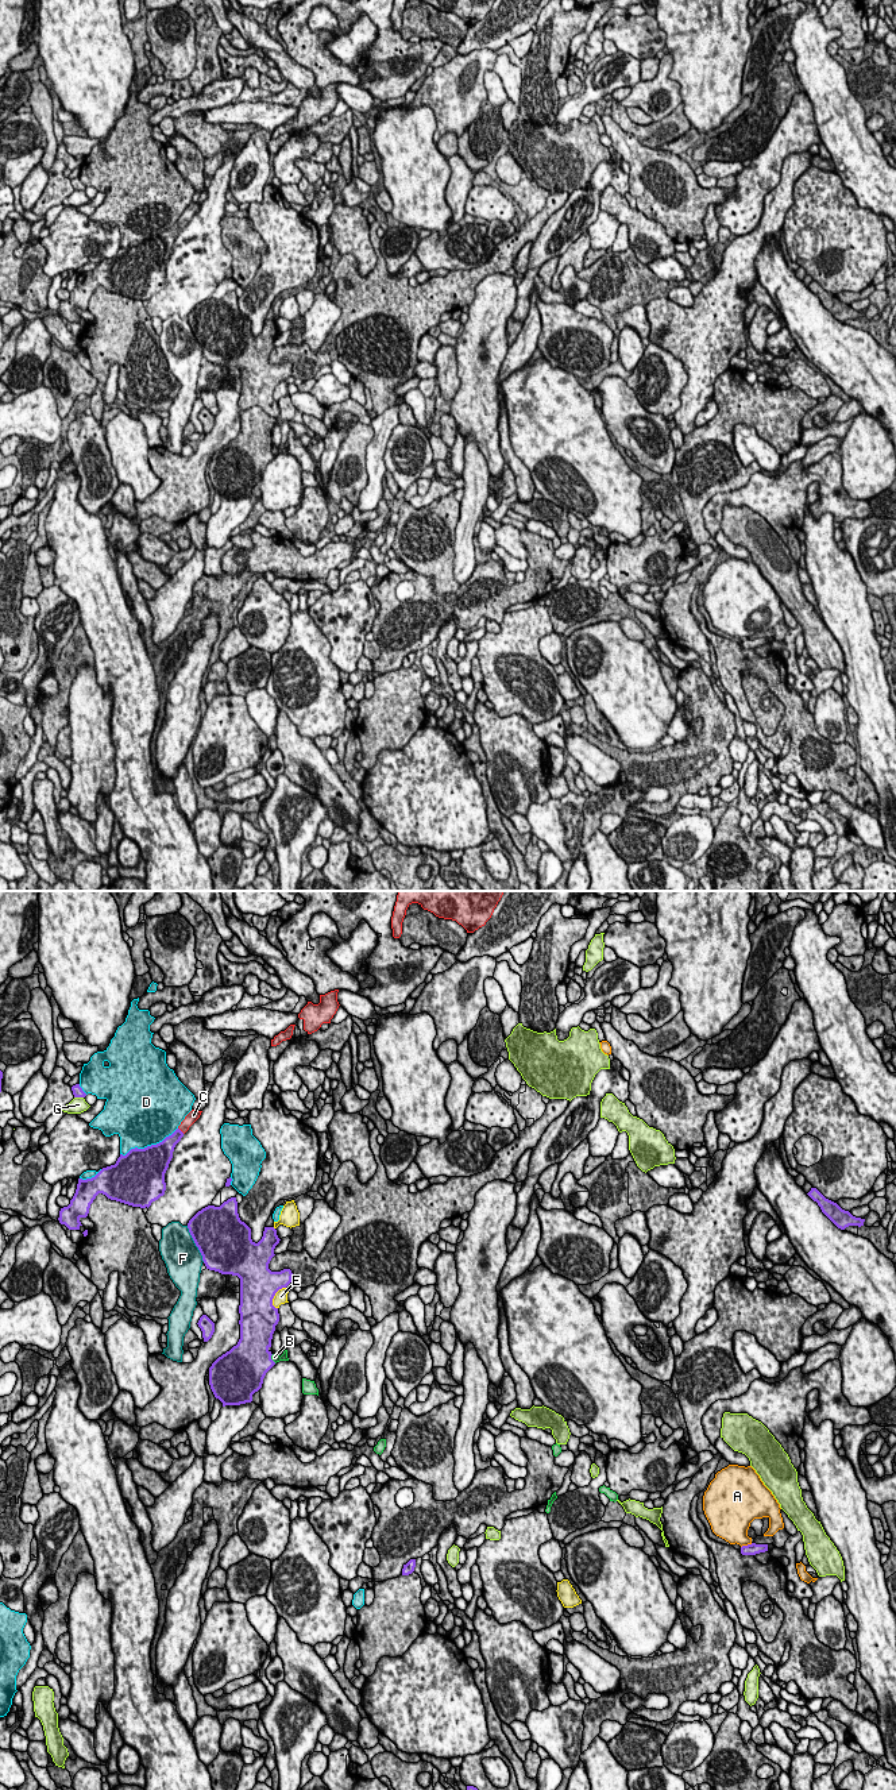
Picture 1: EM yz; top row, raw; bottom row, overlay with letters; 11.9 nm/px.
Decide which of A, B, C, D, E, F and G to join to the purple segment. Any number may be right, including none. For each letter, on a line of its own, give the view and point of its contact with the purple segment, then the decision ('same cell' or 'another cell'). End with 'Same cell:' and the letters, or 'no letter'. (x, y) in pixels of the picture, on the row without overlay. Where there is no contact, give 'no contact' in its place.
A: yz (748, 637) | another cell
B: yz (270, 451) | another cell
C: yz (180, 223) | same cell
D: yz (149, 239) | another cell
E: yz (274, 388) | another cell
F: yz (194, 335) | another cell
G: yz (78, 189) | another cell
Same cell: C

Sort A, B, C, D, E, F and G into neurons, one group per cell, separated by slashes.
A / B / C / D / E / F / G

